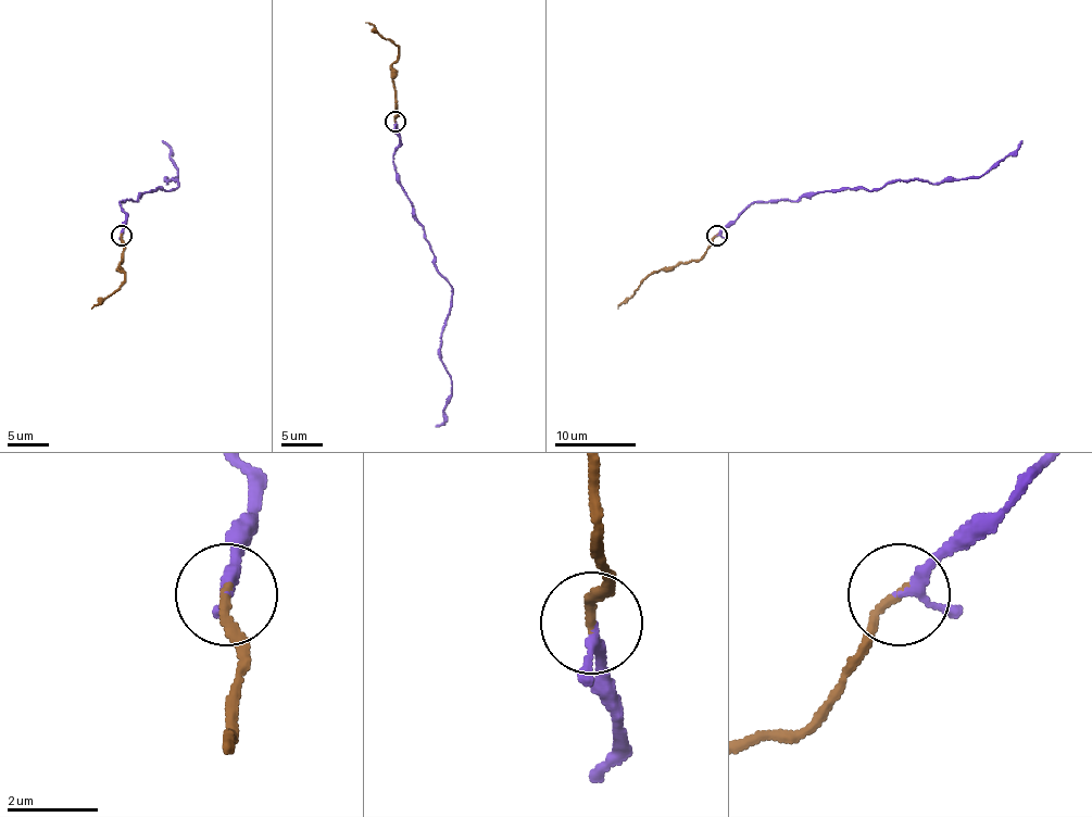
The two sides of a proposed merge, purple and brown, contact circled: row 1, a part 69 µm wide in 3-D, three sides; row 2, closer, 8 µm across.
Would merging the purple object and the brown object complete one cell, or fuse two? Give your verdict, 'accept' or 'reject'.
reject

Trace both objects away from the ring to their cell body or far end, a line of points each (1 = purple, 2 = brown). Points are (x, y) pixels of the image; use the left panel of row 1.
1: (122, 236), (122, 201), (178, 185), (173, 178), (166, 183), (176, 176), (176, 166), (162, 140)
2: (122, 236), (122, 260), (117, 266), (124, 273), (124, 280), (91, 309)

